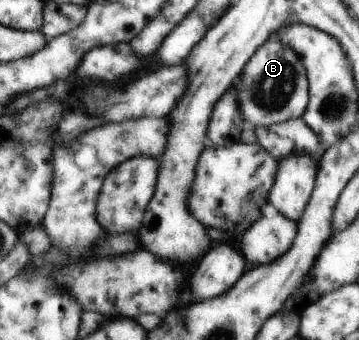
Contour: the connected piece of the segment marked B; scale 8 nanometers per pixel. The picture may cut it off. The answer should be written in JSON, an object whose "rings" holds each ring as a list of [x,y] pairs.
{"rings":[[[270,39],[262,44],[242,68],[236,85],[237,102],[246,123],[269,126],[302,118],[309,100],[308,78],[297,53],[279,41]]]}

